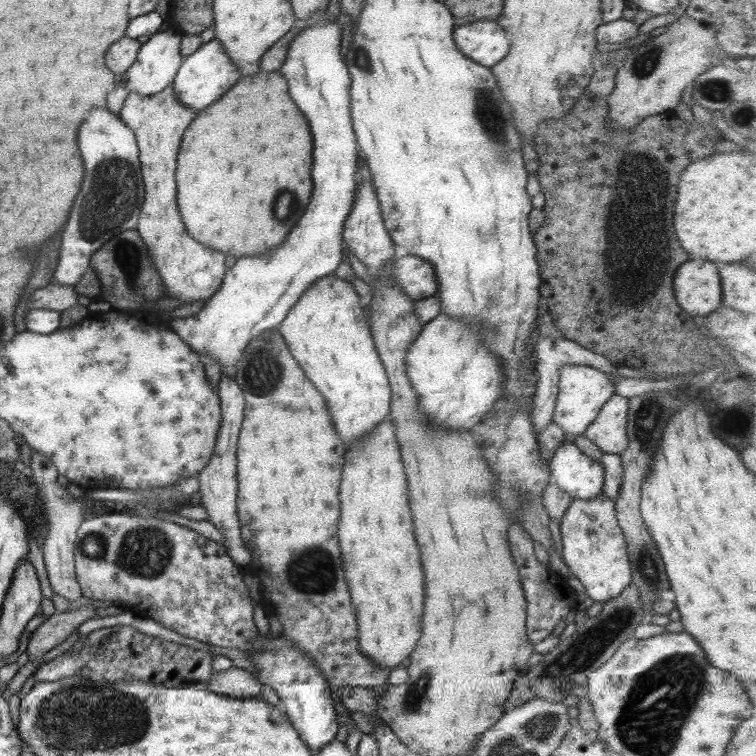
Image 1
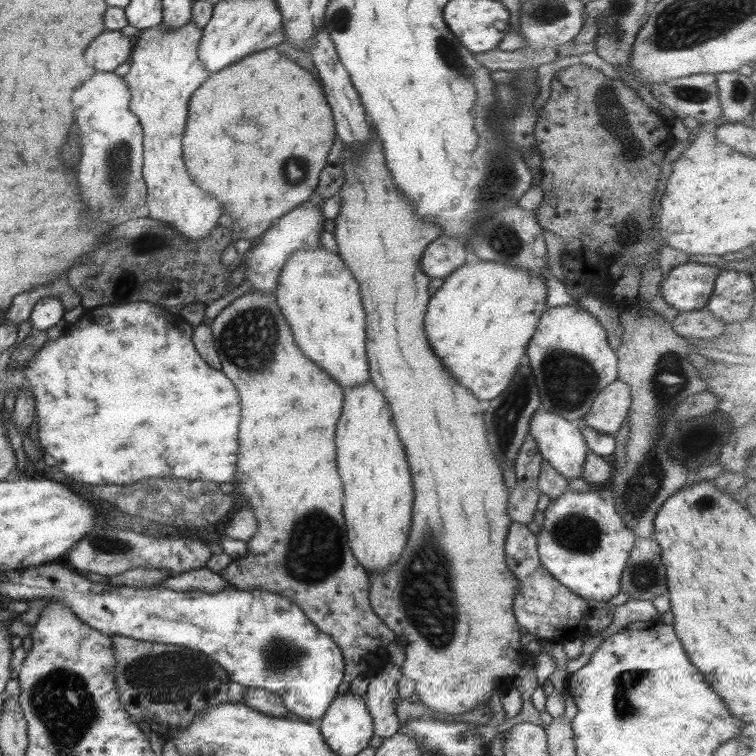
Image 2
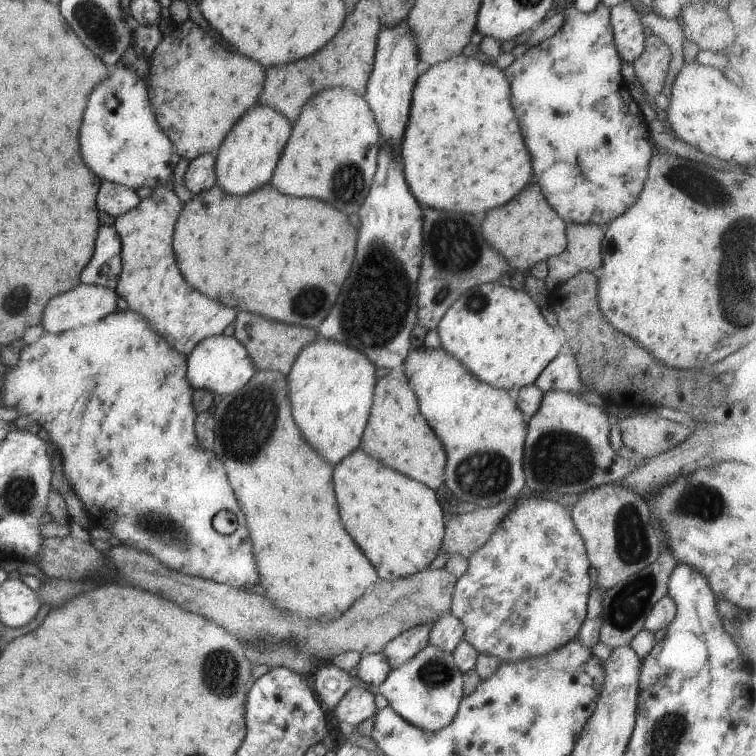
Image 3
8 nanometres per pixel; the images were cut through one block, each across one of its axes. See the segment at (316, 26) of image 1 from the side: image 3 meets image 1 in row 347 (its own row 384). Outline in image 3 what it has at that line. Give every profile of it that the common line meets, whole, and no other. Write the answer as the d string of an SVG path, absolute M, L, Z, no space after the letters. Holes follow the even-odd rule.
M213 335L200 340L186 356L185 378L195 389L213 392L216 399L231 396L232 392L243 388L247 380L255 374L256 368L243 345L233 336Z

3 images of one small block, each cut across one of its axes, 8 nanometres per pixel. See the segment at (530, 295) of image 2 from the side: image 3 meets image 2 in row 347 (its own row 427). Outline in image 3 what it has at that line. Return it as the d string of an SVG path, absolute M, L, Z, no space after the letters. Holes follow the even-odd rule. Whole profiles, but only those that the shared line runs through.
M421 345L411 349L403 360L401 369L409 388L415 392L417 407L439 442L447 458L443 488L453 492L457 501L467 501L475 506L489 507L507 498L515 498L525 489L523 472L523 448L526 436L527 419L516 407L513 393L495 388L477 380L463 364L451 358L441 348L426 348Z

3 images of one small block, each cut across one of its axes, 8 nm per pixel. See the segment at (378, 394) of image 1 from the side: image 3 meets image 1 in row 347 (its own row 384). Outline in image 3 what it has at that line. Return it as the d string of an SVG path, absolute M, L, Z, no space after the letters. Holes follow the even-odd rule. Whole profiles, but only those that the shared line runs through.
M317 335L299 350L286 374L291 418L303 440L331 466L359 446L371 410L375 369L355 348Z

